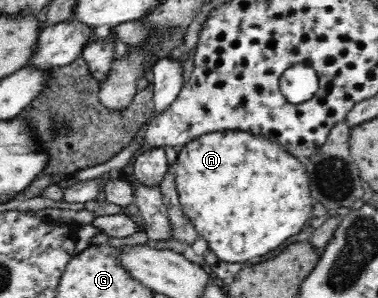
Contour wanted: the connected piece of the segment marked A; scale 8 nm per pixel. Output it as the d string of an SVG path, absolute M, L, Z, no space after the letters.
M225 130L214 131L196 137L187 143L187 145L182 146L182 150L179 152L175 163L175 183L179 199L181 199L180 204L181 207L183 207L185 215L187 215L187 217L191 219L191 223L195 225L197 233L207 241L209 249L211 249L213 253L216 253L221 261L226 261L227 263L243 263L243 261L245 261L247 264L248 259L267 255L269 251L281 247L289 237L301 233L301 229L305 227L307 219L312 215L313 197L311 197L311 191L309 191L309 176L307 175L305 161L295 157L291 152L288 152L279 142L271 141L261 134L252 134L248 131Z

